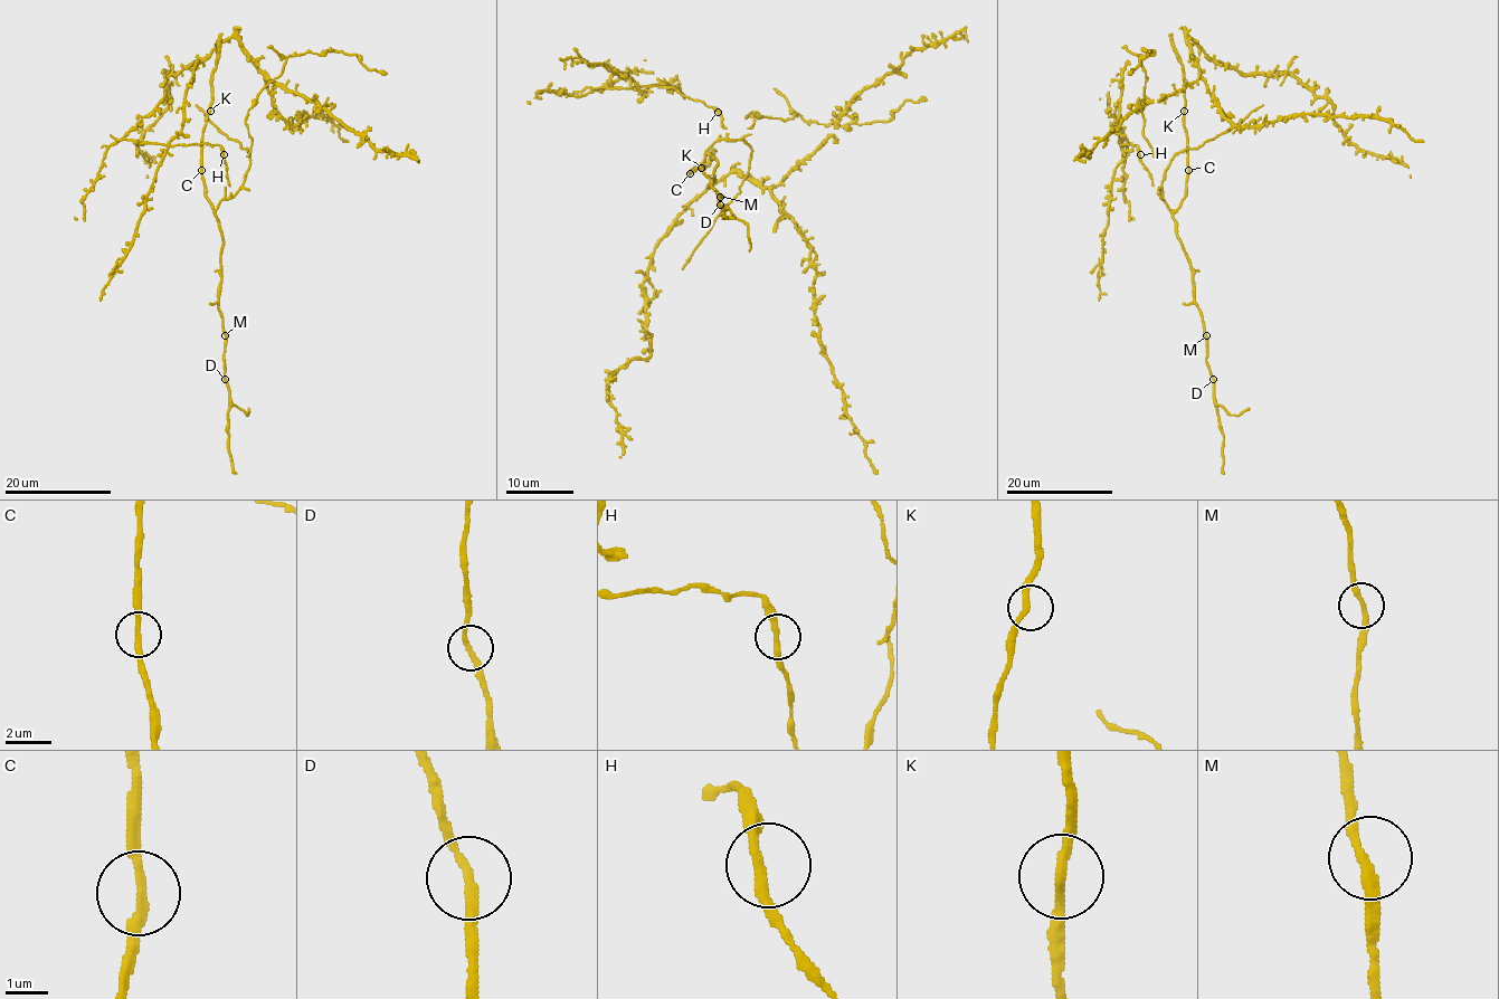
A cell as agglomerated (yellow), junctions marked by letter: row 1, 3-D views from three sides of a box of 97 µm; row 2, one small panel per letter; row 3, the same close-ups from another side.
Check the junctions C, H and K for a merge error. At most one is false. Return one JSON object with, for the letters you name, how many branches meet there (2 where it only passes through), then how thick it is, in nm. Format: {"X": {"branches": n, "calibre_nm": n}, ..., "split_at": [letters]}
{"split_at": []}

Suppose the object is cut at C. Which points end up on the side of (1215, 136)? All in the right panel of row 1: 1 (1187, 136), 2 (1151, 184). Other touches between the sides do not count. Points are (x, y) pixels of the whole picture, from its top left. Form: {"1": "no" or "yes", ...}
{"1": "no", "2": "no"}

